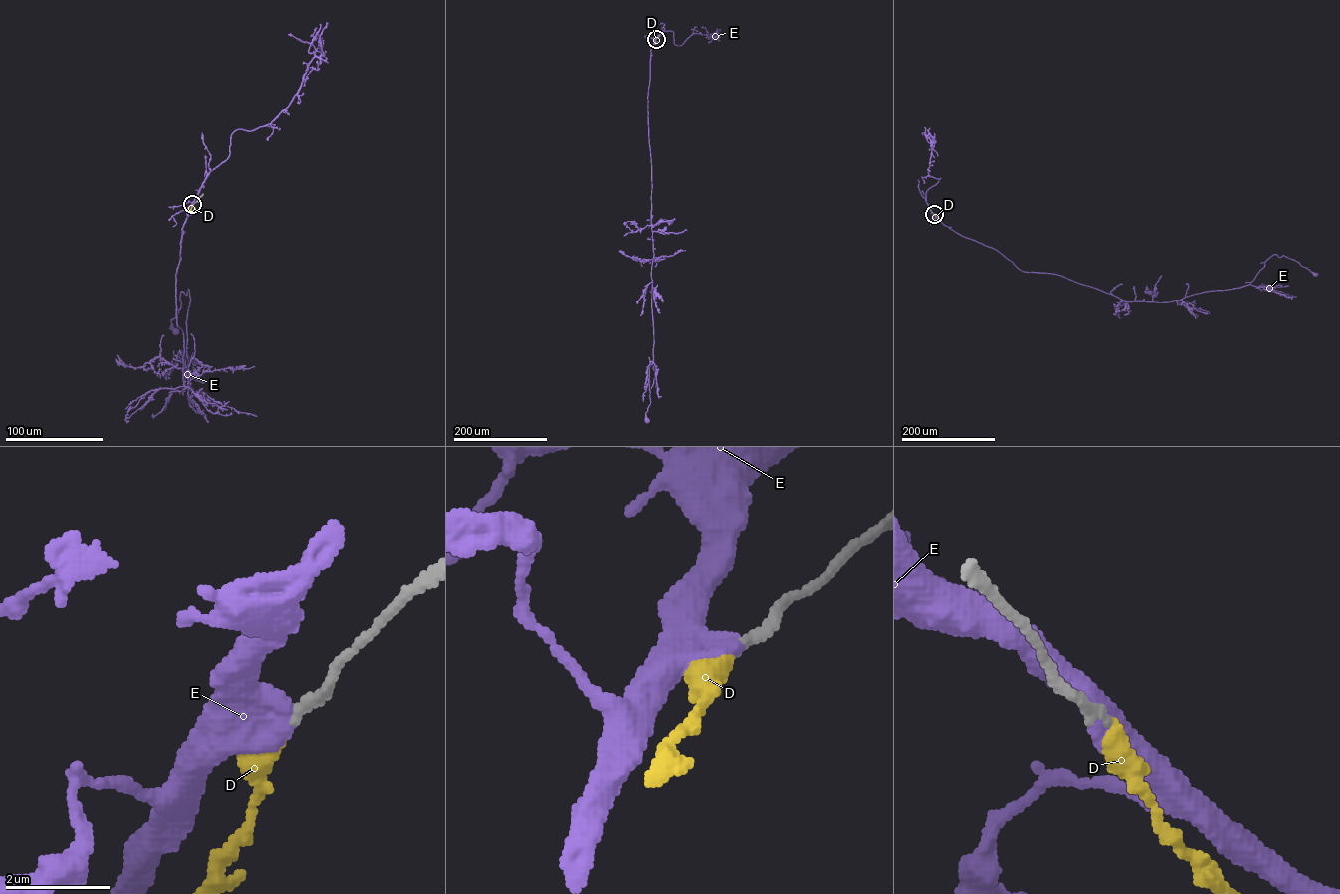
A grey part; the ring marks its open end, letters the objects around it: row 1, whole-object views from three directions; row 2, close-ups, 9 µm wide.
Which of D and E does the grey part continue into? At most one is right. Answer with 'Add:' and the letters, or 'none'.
Add: D

